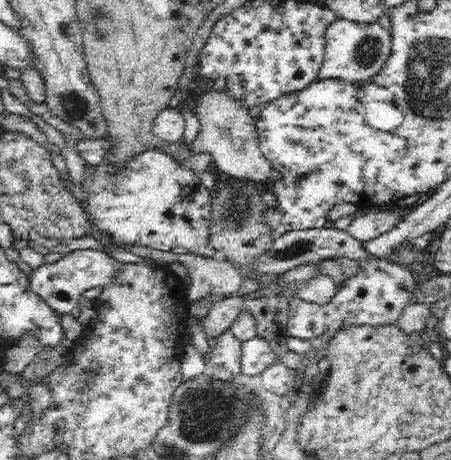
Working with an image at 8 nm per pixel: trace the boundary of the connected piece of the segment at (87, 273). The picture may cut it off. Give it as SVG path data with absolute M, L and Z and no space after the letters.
M95 249L74 250L57 262L44 263L29 273L31 291L42 297L47 305L60 315L67 315L79 306L90 288L108 285L121 263L115 262L106 252Z

